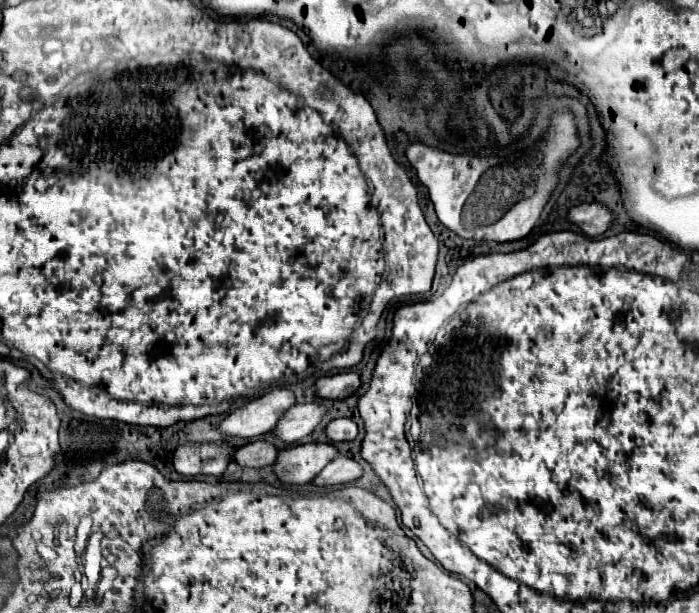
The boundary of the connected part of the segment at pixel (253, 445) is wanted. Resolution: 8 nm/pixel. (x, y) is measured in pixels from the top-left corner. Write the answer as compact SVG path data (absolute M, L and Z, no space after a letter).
M257 440L257 442L249 442L245 446L235 448L233 452L233 462L239 464L241 468L265 468L271 466L275 462L277 456L277 448L271 442L265 440Z

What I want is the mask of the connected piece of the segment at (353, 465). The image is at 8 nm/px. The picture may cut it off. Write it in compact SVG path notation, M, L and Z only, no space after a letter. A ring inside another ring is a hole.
M337 456L319 472L311 482L315 486L335 486L335 484L347 484L357 480L363 474L363 468L353 460L345 456Z

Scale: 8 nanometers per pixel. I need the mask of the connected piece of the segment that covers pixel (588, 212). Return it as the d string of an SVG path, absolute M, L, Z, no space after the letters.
M593 202L593 204L573 206L567 212L567 220L571 224L577 224L583 234L599 236L599 234L603 234L609 228L609 224L613 220L613 214L605 206Z

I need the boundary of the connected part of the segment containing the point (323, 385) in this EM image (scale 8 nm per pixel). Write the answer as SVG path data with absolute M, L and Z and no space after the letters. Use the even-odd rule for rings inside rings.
M341 372L333 376L323 376L315 382L315 396L323 400L343 400L359 388L359 374Z

